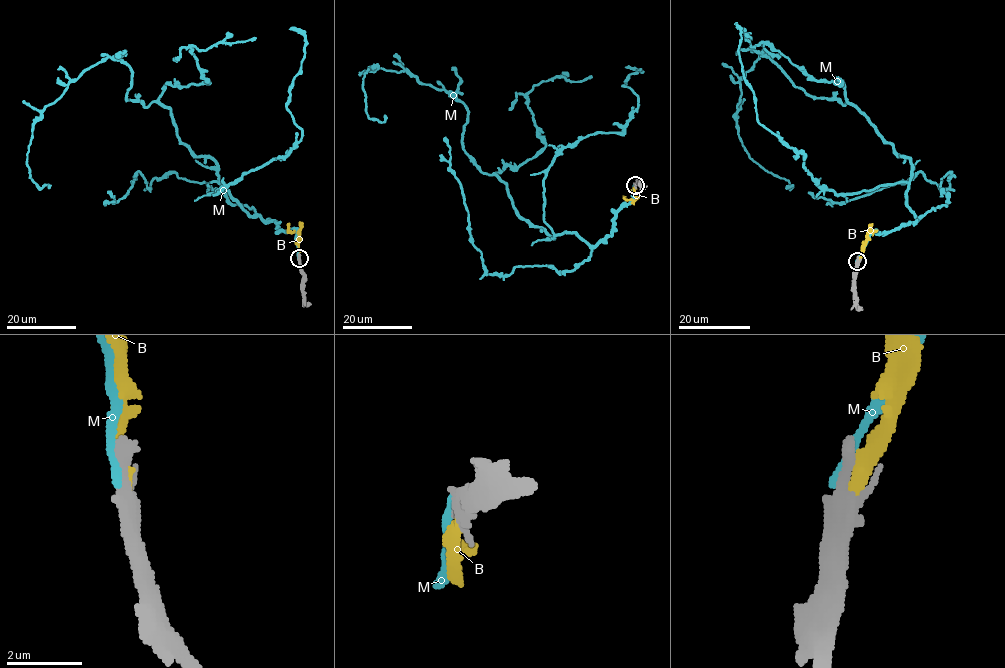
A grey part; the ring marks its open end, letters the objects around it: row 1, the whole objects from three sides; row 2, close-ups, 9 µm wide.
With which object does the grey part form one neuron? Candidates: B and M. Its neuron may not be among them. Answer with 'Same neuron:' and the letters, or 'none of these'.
Same neuron: B

